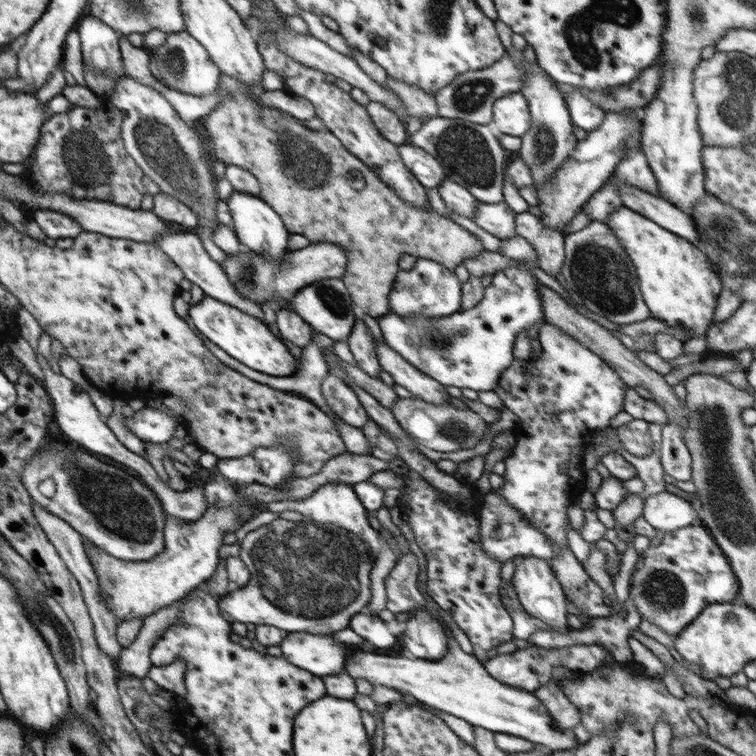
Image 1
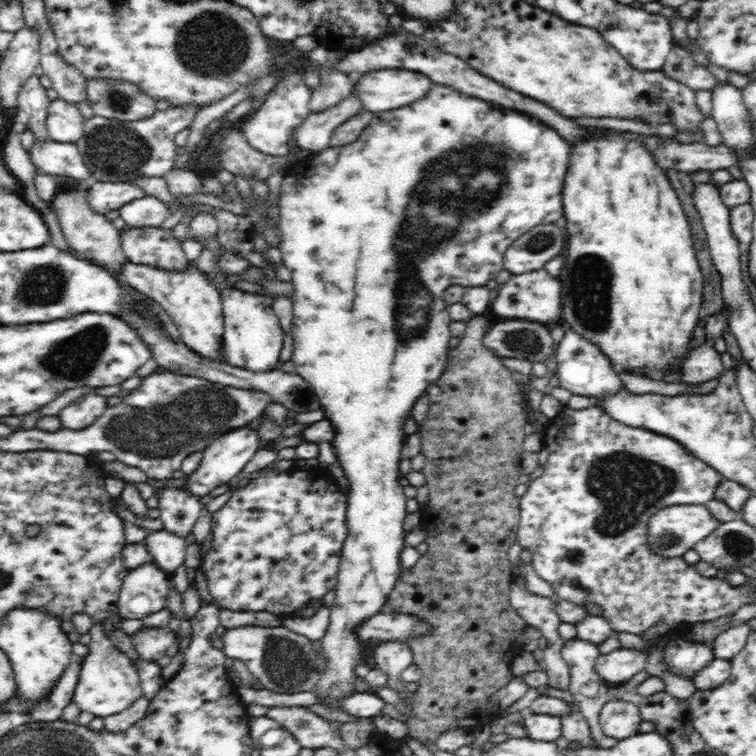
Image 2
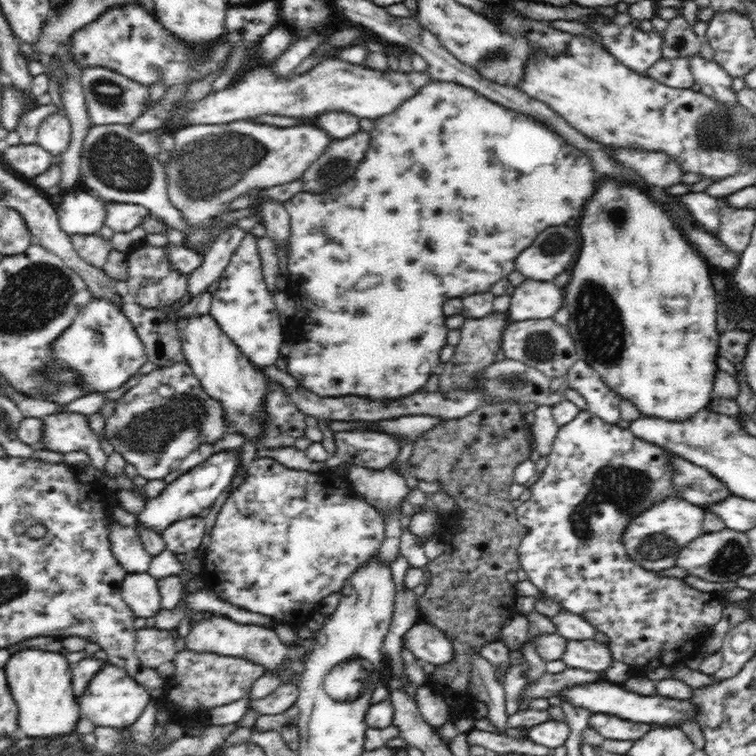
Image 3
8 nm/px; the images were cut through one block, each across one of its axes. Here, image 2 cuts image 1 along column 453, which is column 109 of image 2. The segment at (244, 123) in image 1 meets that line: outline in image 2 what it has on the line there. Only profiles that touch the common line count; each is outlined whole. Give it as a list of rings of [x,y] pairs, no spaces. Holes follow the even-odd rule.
[[[80,188],[57,194],[49,202],[49,206],[58,218],[62,234],[72,250],[76,250],[86,259],[105,266],[111,272],[119,274],[122,272],[124,264],[129,260],[121,247],[120,232],[114,227],[114,223],[106,218],[106,214],[96,213],[90,209]]]

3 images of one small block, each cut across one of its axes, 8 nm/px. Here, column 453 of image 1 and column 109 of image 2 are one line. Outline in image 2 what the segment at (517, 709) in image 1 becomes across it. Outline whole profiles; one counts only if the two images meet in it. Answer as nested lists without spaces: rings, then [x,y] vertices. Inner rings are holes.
[[[93,624],[88,632],[91,636],[91,641],[87,645],[89,654],[81,662],[73,701],[81,711],[104,718],[132,706],[132,703],[143,694],[143,690],[134,662],[112,644],[102,626],[103,624]]]

